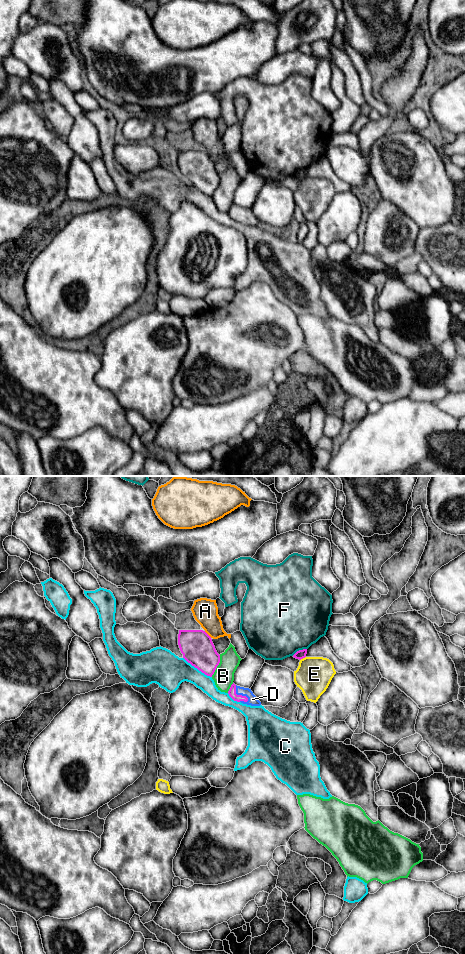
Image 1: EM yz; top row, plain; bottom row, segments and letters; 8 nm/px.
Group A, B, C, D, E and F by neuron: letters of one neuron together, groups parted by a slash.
A / B / C / D / E / F

